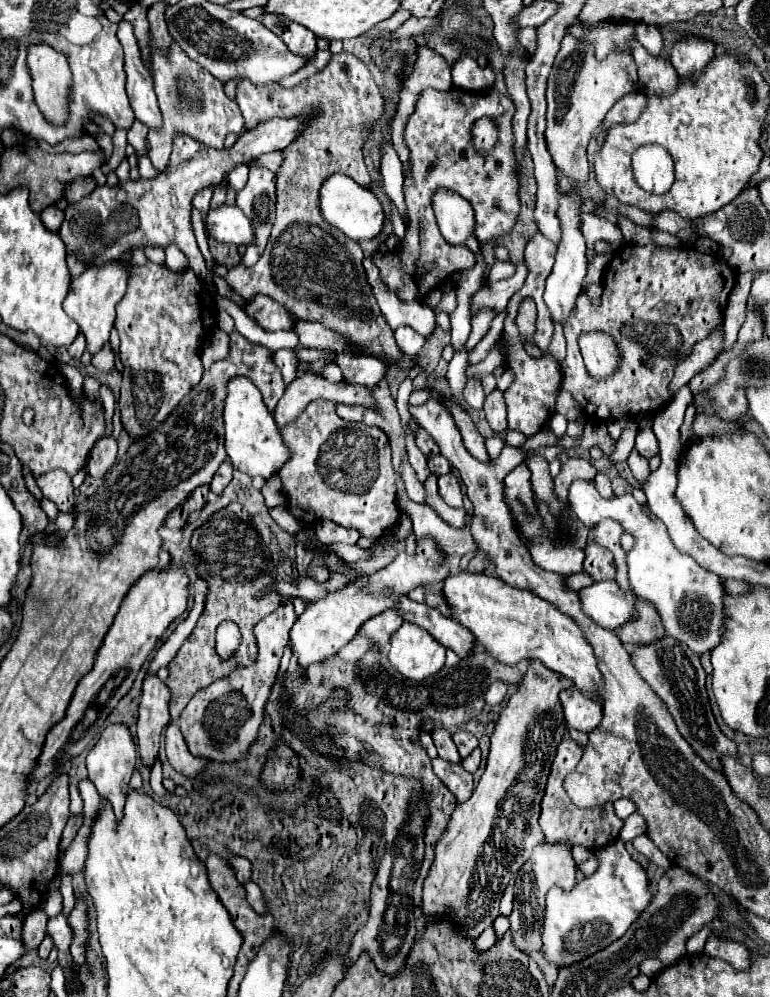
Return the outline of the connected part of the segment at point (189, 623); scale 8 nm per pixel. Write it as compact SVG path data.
M195 590L193 608L189 610L187 618L173 630L173 634L163 642L163 646L157 650L157 654L155 654L155 658L153 658L153 662L151 662L147 674L153 674L153 672L157 672L159 668L169 666L169 662L173 660L173 656L177 654L177 650L181 648L181 644L185 642L185 638L193 632L193 626L195 626L197 618L199 618L201 612L203 612L203 602L205 602L205 590Z

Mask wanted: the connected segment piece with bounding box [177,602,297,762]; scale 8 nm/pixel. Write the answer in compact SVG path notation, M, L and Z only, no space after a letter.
M291 602L279 606L273 614L265 616L255 626L255 638L259 646L257 662L253 666L231 672L227 678L213 682L191 698L177 722L193 756L201 756L213 762L235 762L247 756L249 748L257 740L259 726L263 724L265 704L277 680L279 660L287 646L289 626L293 626L295 620L297 614L293 612Z

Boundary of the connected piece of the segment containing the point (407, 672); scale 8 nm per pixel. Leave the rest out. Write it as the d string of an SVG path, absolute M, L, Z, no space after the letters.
M403 622L391 636L389 662L405 678L423 680L441 670L445 664L445 648L427 630Z

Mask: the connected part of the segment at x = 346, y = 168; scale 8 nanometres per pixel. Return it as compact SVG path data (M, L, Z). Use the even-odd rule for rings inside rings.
M341 52L321 72L293 88L283 88L279 82L257 86L243 78L237 84L235 100L243 112L247 130L271 118L291 116L303 118L305 130L289 148L281 150L283 164L275 174L277 218L263 256L251 268L243 264L233 266L225 276L227 284L243 298L265 294L281 302L293 316L323 324L389 368L403 358L403 352L393 338L393 330L381 316L371 286L365 282L363 252L357 242L345 238L345 234L321 218L317 204L319 186L329 174L341 172L361 186L369 186L371 182L363 162L363 144L369 138L371 126L385 112L385 100L371 70L357 56Z

